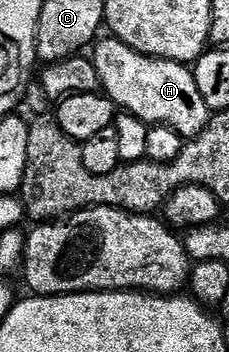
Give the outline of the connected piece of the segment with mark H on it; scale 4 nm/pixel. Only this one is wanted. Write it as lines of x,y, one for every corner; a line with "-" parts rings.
101,39
96,42
91,60
101,80
104,96
114,106
120,107
126,114
134,115
149,127
158,123
166,125
182,139
192,139
205,130
211,111
207,103
203,103
203,95
199,95
199,87
189,65
142,57
140,53
126,49
120,41
108,40

